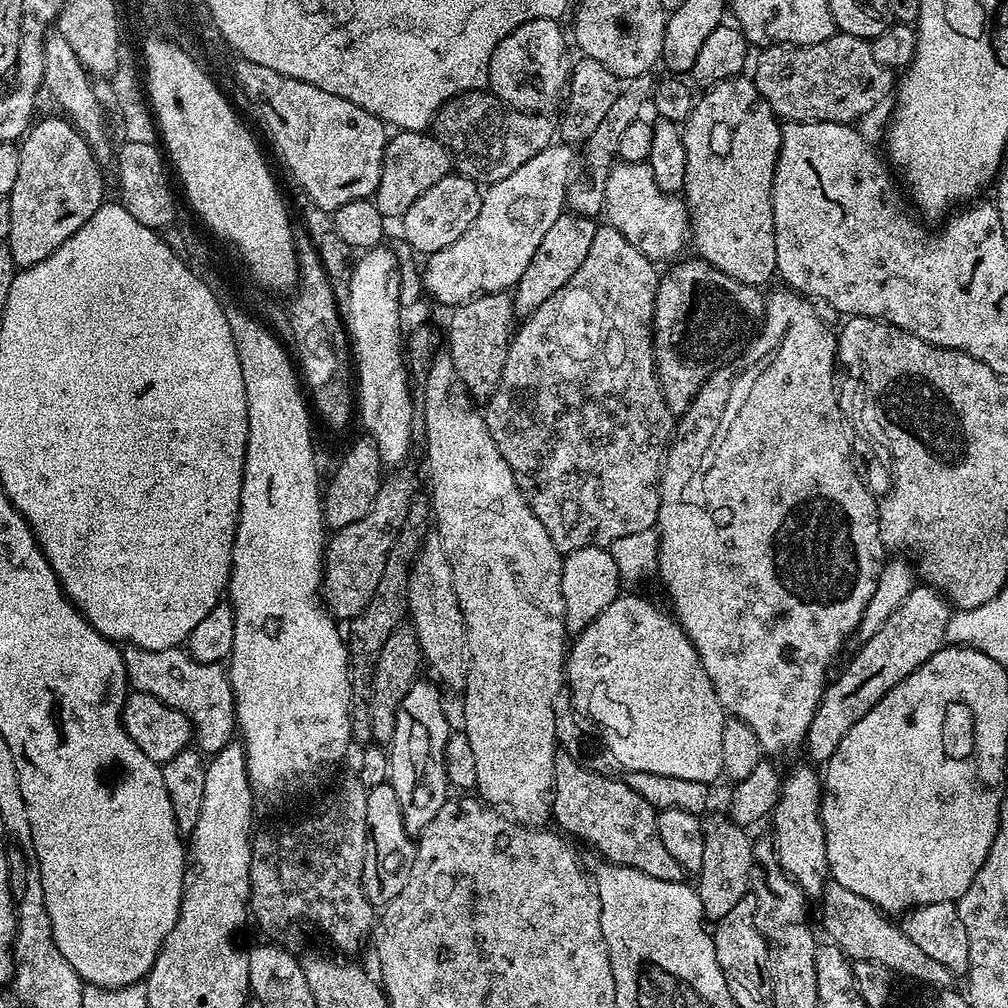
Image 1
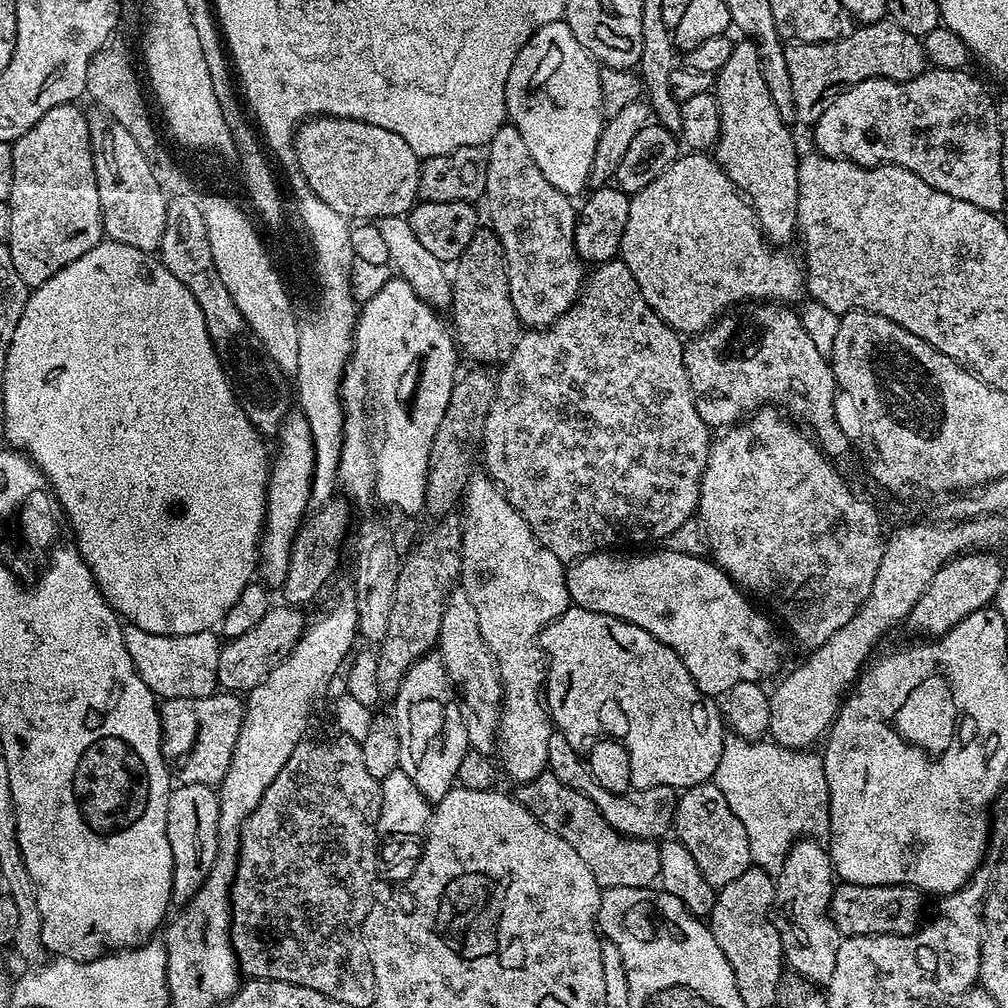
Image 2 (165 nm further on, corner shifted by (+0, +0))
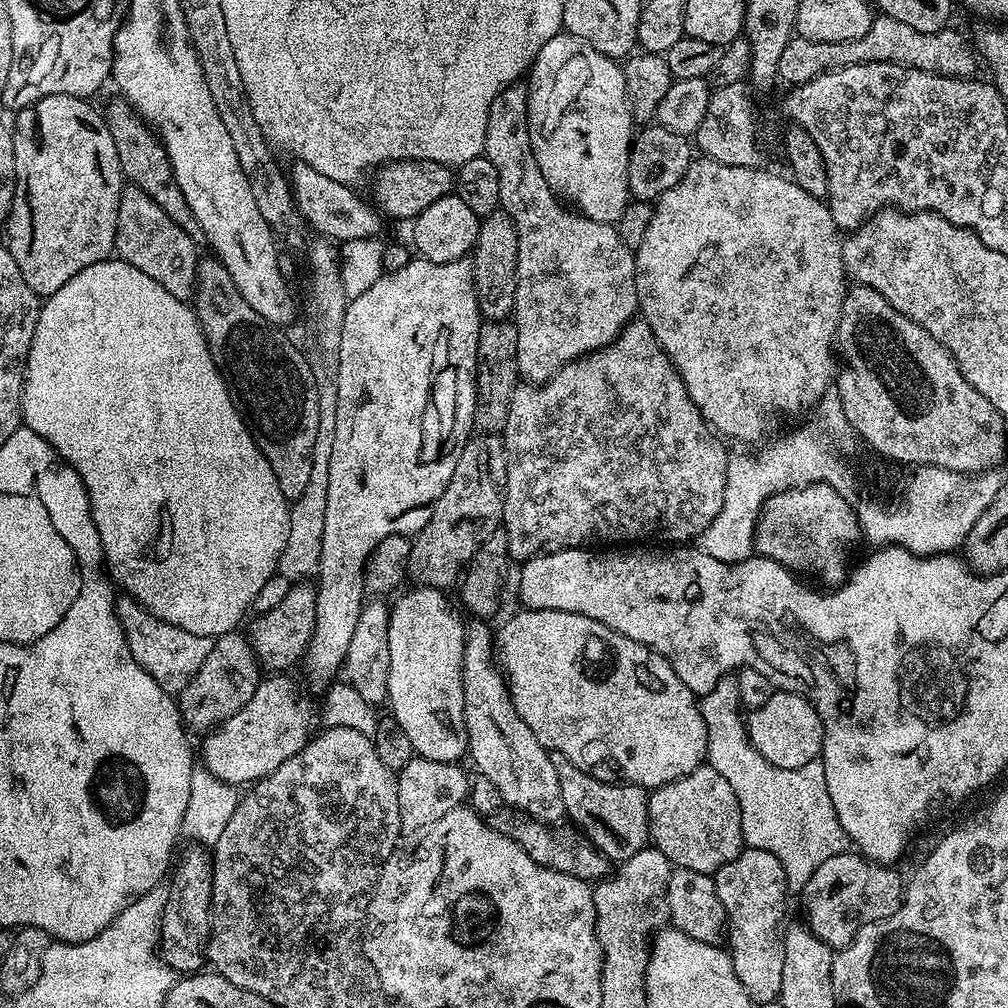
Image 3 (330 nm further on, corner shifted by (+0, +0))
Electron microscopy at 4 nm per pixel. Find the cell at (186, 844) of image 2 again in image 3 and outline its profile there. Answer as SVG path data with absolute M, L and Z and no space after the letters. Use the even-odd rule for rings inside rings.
M192 847L196 848L181 860L179 857L171 869L172 884L167 885L166 910L160 923L158 951L176 974L195 974L205 967L208 933L212 930L212 862L203 847Z

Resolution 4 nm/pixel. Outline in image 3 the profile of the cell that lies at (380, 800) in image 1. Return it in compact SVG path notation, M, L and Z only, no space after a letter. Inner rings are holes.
M414 755L398 772L396 785L398 786L398 810L400 811L400 826L405 833L423 833L442 814L451 808L459 808L467 801L470 776L460 769L459 763L430 762L430 758Z

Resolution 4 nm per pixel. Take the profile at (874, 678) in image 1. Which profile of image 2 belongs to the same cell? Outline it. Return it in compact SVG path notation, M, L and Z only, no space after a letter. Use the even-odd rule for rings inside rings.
M995 551L966 552L963 556L955 556L950 562L946 562L930 578L930 586L918 598L918 602L910 610L906 624L916 632L921 632L924 638L939 638L944 636L962 622L970 614L989 607L995 601L998 586L1006 578L1004 564L999 560Z

